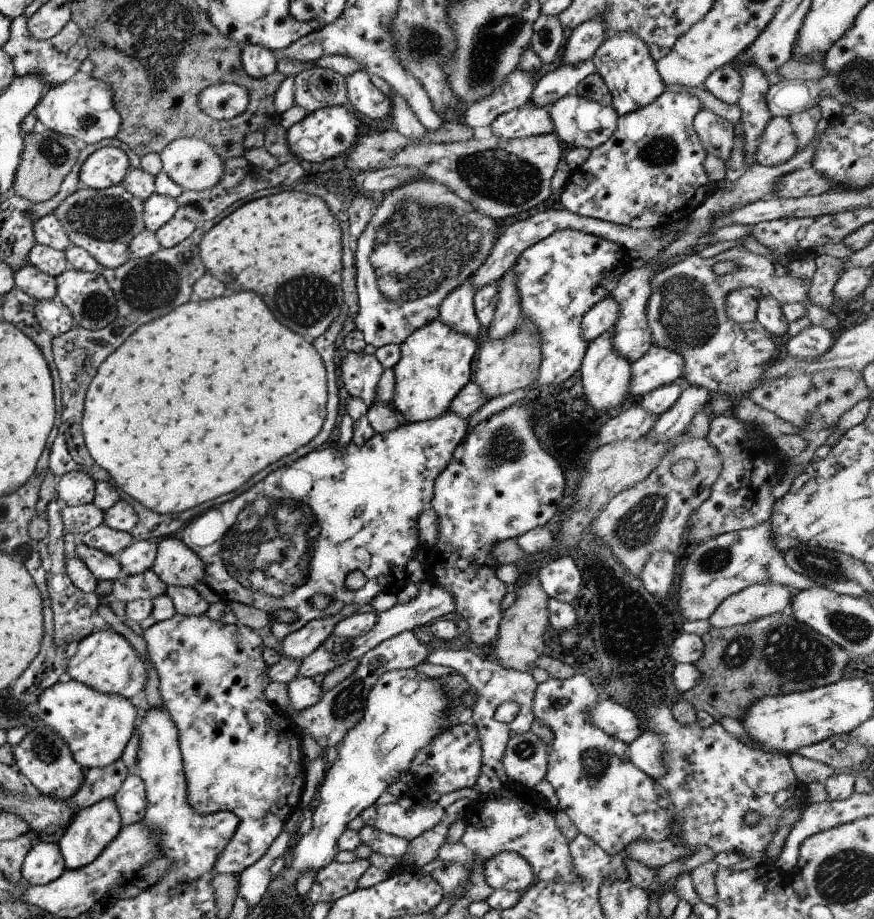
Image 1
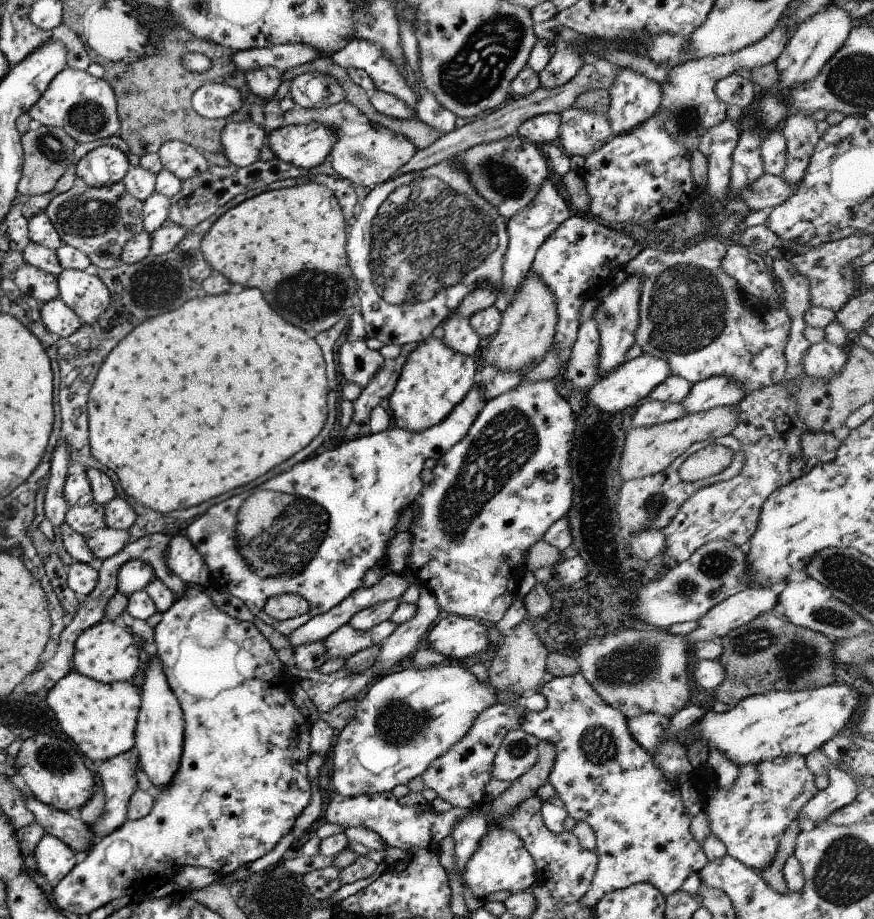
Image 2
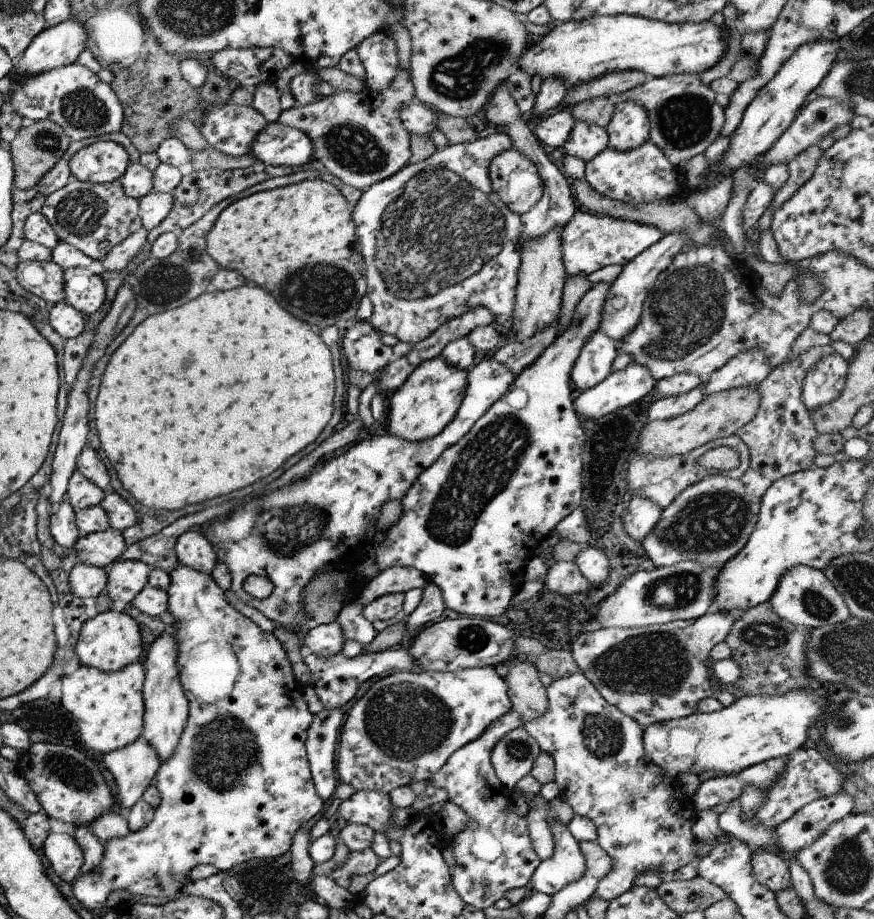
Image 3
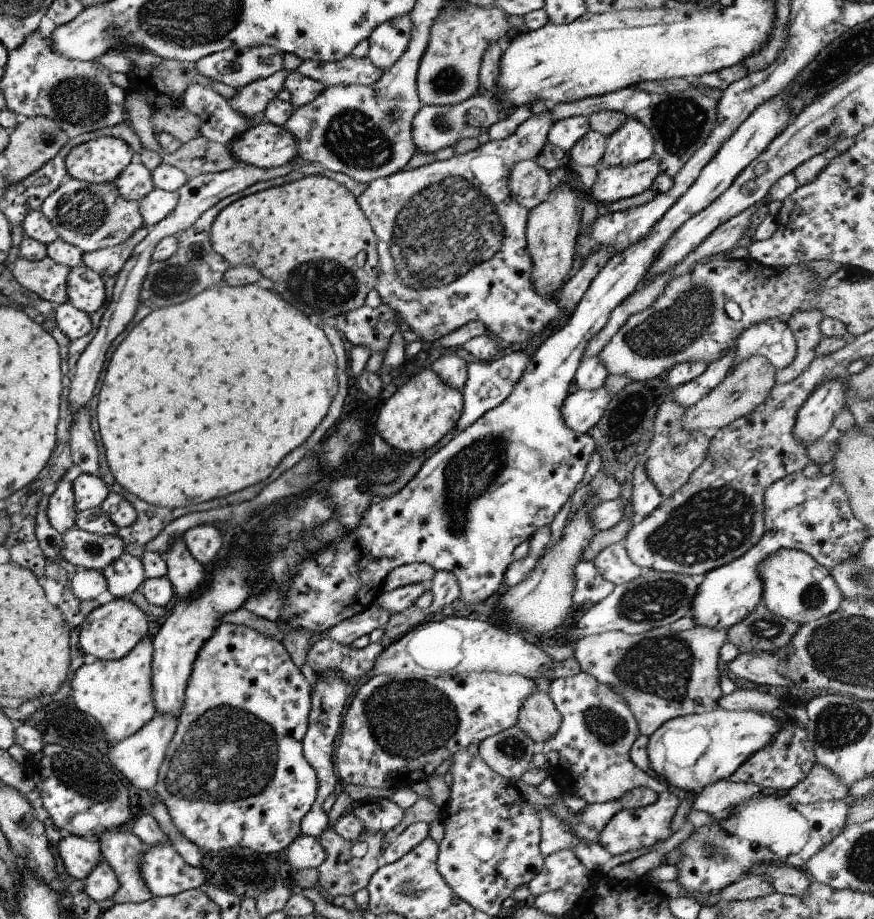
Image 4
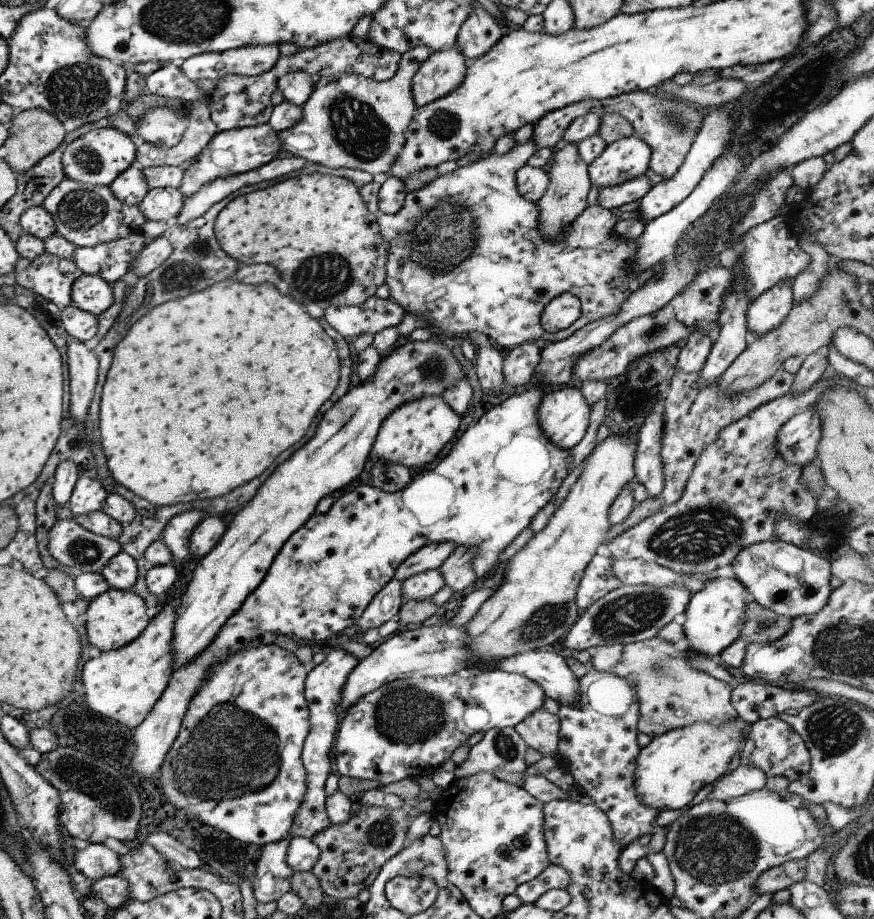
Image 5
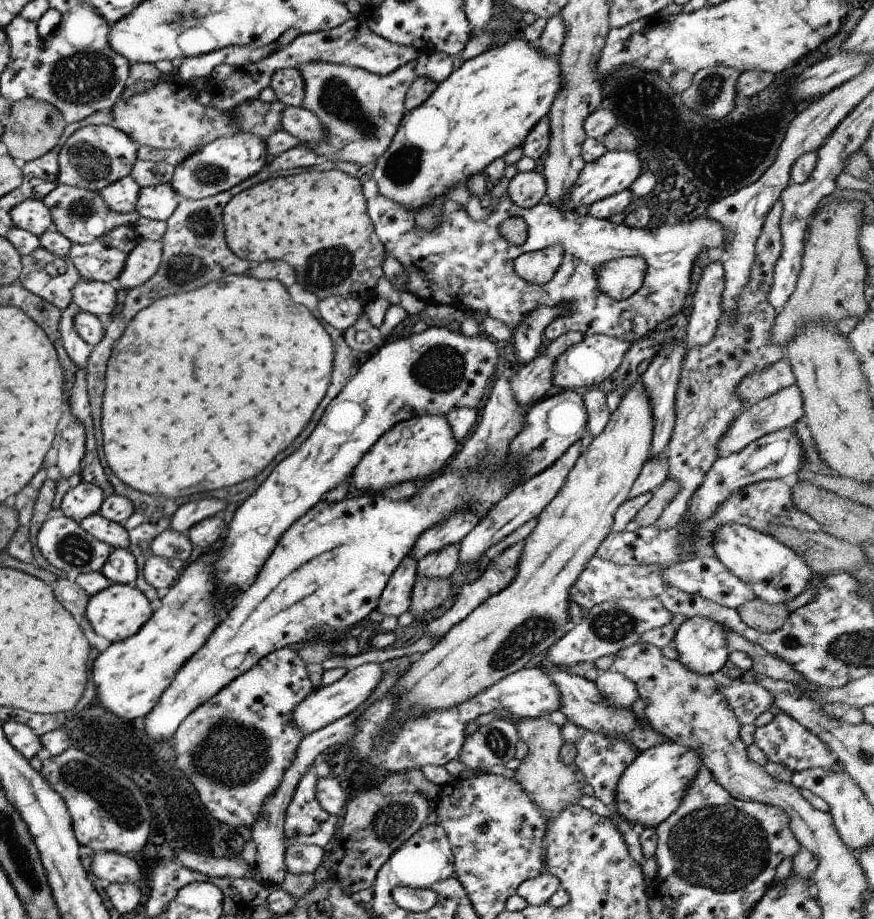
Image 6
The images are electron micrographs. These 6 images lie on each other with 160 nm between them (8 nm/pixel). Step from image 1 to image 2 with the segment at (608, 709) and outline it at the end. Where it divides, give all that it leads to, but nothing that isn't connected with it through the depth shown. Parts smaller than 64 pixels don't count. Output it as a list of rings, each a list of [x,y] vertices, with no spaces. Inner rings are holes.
[[[645,713],[626,719],[626,723],[628,731],[638,745],[648,753],[655,753],[666,736],[669,718],[657,713]]]

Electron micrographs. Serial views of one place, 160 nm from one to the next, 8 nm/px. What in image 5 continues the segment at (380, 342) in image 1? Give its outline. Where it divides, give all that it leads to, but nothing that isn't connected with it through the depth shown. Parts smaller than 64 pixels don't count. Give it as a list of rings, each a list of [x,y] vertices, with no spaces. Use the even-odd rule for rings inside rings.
[[[529,139],[524,144],[515,144],[507,154],[495,155],[491,152],[487,156],[479,158],[477,162],[470,166],[457,167],[449,174],[439,175],[436,179],[433,179],[427,184],[427,186],[421,187],[421,190],[409,191],[406,193],[401,208],[399,208],[395,214],[383,214],[383,212],[377,208],[377,193],[381,186],[379,183],[371,181],[359,189],[359,194],[364,200],[366,207],[369,209],[369,212],[375,215],[379,234],[387,244],[386,251],[388,252],[388,255],[386,258],[384,284],[389,288],[389,299],[395,304],[398,304],[404,310],[405,314],[422,316],[425,320],[428,320],[432,326],[441,328],[443,337],[447,339],[450,337],[463,337],[465,334],[475,332],[476,330],[477,332],[481,332],[481,334],[485,334],[492,344],[505,352],[521,343],[532,344],[534,340],[539,338],[549,340],[551,343],[553,341],[560,341],[586,324],[592,323],[600,318],[605,318],[609,315],[615,315],[619,310],[622,301],[627,300],[627,297],[630,294],[633,294],[649,279],[662,272],[666,260],[658,262],[647,270],[637,274],[630,271],[628,263],[634,258],[634,254],[636,253],[636,240],[626,242],[625,239],[618,237],[614,233],[616,218],[611,214],[610,210],[599,206],[597,203],[591,206],[586,206],[582,212],[574,218],[572,224],[567,225],[564,228],[560,237],[557,237],[555,240],[544,239],[542,234],[538,231],[538,208],[536,203],[525,200],[519,192],[517,192],[515,182],[515,172],[517,172],[517,169],[520,166],[523,166],[526,163],[527,158],[529,158],[529,156],[536,150],[537,148],[534,146],[534,143]],[[561,293],[571,293],[575,298],[578,298],[578,301],[580,302],[580,314],[567,328],[554,333],[548,333],[541,329],[541,326],[539,325],[539,316],[541,311],[545,308],[545,305],[547,305],[552,298],[559,296]]]

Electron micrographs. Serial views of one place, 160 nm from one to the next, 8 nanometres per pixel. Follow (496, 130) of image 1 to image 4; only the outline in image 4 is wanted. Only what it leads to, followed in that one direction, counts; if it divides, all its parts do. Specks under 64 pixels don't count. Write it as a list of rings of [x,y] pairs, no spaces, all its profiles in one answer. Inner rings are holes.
[[[574,116],[554,122],[548,130],[546,140],[561,148],[567,154],[568,150],[589,130],[586,117]]]

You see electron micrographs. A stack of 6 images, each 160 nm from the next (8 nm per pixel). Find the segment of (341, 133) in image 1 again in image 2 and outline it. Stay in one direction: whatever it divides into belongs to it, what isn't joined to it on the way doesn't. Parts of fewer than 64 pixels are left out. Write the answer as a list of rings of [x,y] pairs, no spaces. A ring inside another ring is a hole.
[[[313,121],[304,125],[284,124],[270,130],[266,137],[266,145],[275,157],[305,170],[321,164],[335,142],[331,129]]]

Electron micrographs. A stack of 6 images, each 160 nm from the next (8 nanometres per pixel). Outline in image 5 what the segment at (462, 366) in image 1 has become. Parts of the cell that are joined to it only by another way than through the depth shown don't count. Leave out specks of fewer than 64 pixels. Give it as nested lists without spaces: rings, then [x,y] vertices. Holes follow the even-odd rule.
[[[441,396],[419,397],[397,407],[381,422],[368,458],[390,465],[401,465],[415,472],[431,464],[443,446],[452,444],[453,436],[462,424],[464,418],[453,412]]]

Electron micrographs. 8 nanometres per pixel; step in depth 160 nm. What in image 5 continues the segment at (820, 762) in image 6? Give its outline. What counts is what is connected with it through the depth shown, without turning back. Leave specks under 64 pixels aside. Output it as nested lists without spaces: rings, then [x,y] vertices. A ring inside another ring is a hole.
[[[776,717],[755,721],[749,728],[740,752],[740,765],[761,769],[766,776],[785,776],[798,780],[809,770],[810,756],[801,737],[786,722]]]

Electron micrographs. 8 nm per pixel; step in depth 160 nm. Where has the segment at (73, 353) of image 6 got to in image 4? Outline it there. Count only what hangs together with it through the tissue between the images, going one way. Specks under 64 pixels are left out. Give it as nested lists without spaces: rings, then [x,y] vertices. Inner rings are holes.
[[[91,405],[81,407],[70,414],[69,446],[73,464],[82,473],[98,476],[97,443],[92,431],[94,414]]]

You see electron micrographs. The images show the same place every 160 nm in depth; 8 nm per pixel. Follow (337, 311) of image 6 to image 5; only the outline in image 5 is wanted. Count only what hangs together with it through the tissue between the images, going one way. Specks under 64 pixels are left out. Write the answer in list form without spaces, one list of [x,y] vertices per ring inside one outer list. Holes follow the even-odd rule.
[[[373,295],[360,305],[327,307],[322,316],[335,332],[354,340],[363,332],[375,334],[388,326],[397,326],[404,314],[404,310],[389,298]]]

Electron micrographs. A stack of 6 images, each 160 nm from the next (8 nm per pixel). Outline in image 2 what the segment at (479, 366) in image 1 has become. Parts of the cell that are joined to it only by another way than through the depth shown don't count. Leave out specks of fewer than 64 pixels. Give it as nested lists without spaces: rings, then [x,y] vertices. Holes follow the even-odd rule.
[[[531,271],[518,282],[512,299],[500,312],[500,323],[486,347],[480,350],[480,362],[493,363],[499,370],[514,371],[521,367],[536,366],[542,359],[554,337],[557,322],[554,294]]]

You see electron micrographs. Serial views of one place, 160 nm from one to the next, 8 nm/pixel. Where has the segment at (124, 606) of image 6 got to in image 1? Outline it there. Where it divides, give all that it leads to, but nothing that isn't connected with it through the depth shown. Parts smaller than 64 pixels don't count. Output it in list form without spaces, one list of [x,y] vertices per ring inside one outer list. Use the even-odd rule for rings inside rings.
[[[111,628],[91,632],[81,638],[66,664],[66,672],[74,681],[100,693],[115,693],[128,699],[143,690],[148,670],[149,666],[139,658],[127,640]]]

